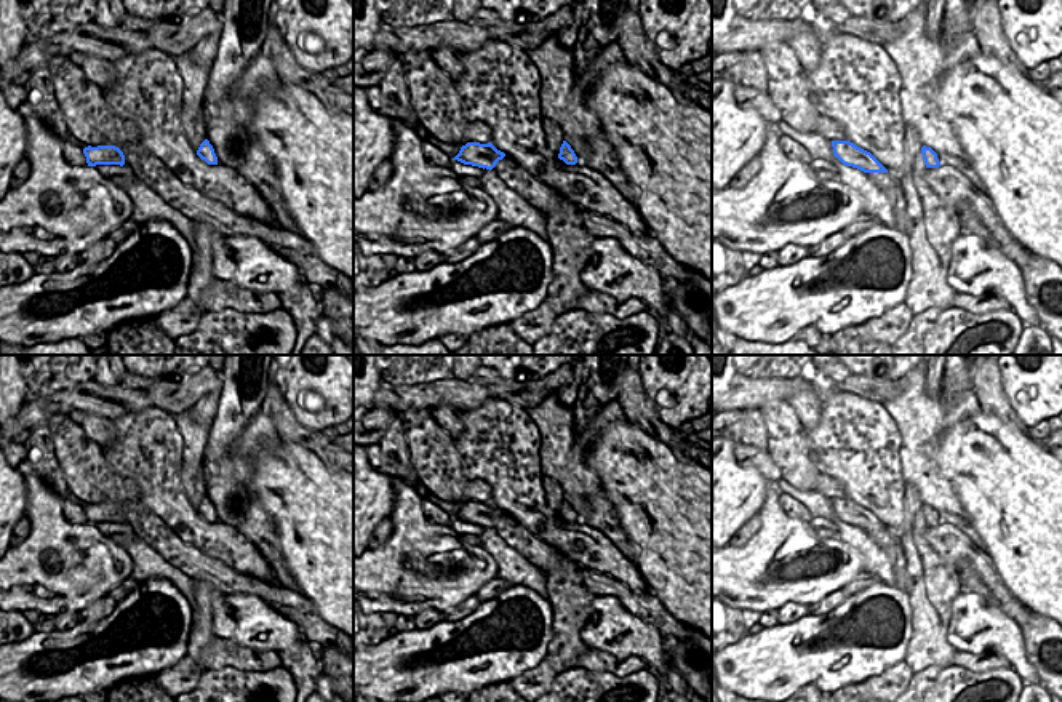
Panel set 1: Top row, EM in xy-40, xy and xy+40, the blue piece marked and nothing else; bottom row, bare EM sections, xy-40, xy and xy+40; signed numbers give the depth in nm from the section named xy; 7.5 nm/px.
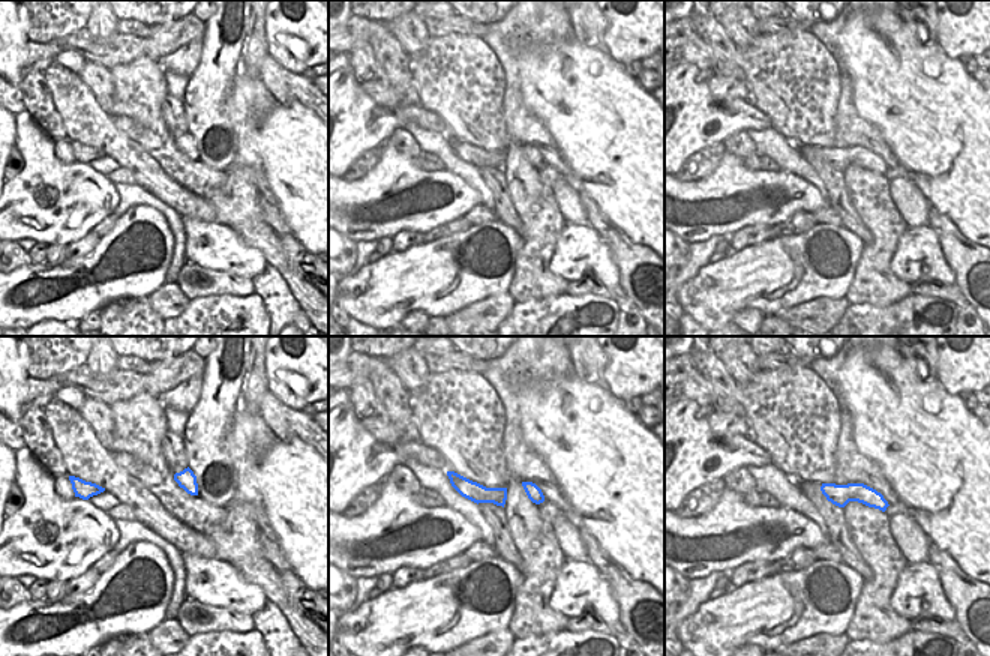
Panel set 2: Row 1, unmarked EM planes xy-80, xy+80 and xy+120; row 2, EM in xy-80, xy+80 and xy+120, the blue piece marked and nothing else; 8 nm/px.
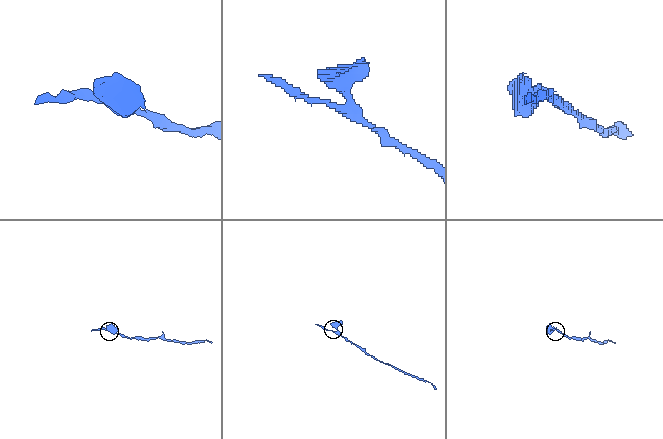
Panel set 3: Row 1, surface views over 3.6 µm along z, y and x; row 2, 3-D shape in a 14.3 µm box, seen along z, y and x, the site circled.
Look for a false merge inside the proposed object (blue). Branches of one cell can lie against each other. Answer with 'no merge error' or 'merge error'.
no merge error

